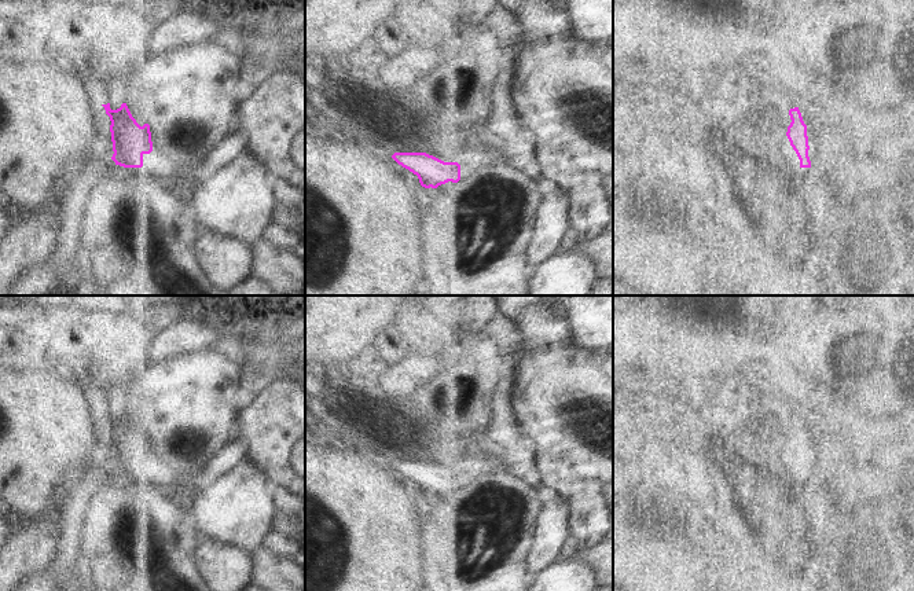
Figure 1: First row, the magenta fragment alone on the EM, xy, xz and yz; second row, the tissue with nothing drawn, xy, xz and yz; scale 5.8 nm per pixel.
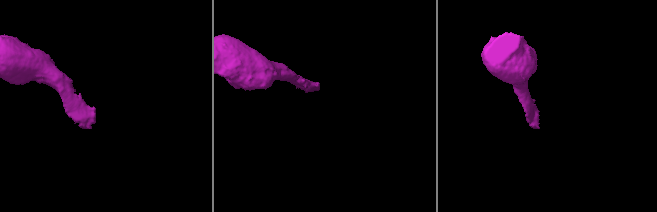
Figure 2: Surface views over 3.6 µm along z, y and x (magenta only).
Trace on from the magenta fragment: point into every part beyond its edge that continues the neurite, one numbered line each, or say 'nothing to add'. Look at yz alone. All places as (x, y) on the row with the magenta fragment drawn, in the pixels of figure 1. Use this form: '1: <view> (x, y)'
1: yz (786, 151)

